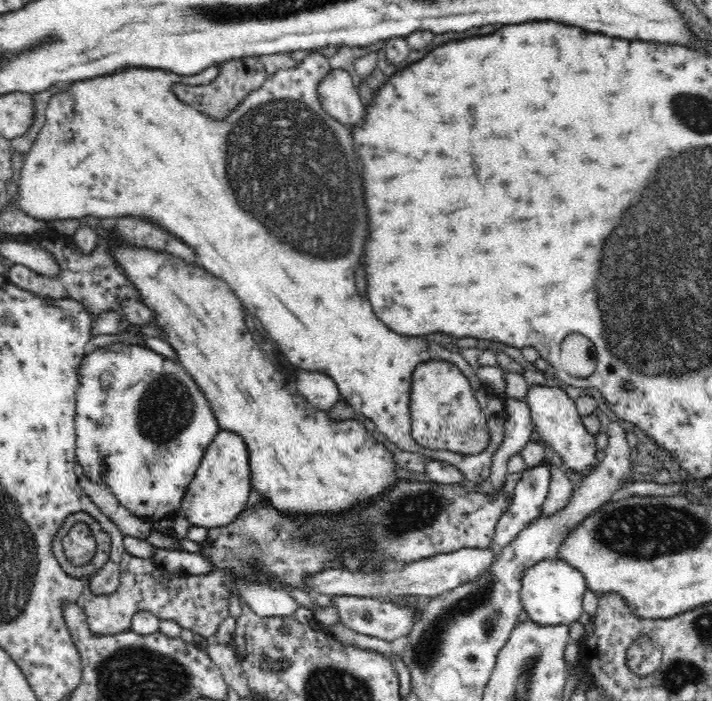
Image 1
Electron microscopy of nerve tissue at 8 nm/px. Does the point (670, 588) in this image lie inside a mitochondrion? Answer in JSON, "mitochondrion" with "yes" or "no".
{"mitochondrion":"no"}

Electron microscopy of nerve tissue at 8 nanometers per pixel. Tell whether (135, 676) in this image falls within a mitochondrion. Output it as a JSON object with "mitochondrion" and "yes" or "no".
{"mitochondrion":"yes"}

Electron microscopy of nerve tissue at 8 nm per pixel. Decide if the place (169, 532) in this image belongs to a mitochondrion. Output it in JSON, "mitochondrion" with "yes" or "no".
{"mitochondrion":"no"}

